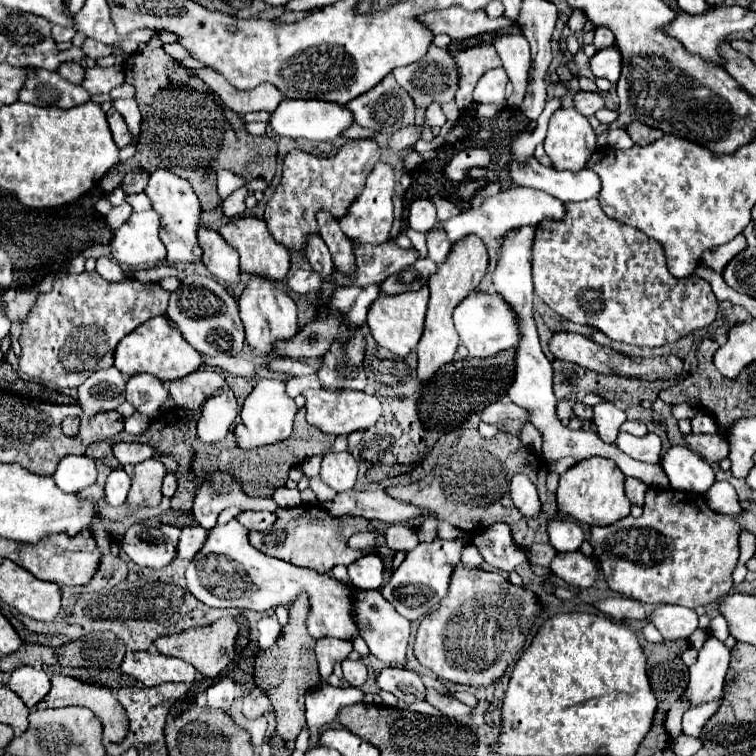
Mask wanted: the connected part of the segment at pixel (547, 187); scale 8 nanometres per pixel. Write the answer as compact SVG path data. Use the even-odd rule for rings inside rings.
M531 157L527 163L511 161L509 177L515 187L533 187L541 189L559 201L585 201L599 195L601 181L595 173L589 169L567 173L557 171L553 167L543 167L535 157Z

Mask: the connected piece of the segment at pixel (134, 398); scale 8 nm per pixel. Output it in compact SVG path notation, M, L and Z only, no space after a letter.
M137 373L129 377L125 397L137 411L155 417L159 413L159 407L167 401L167 387L153 375Z

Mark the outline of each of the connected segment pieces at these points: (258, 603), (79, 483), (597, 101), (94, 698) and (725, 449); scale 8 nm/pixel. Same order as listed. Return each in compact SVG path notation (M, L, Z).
M229 521L227 525L217 525L209 531L205 545L197 551L187 567L187 589L209 607L241 607L253 611L271 611L273 597L295 597L299 591L309 593L309 615L307 631L311 637L339 637L353 639L357 629L351 613L351 581L337 581L323 573L311 569L299 569L281 559L269 557L249 545L247 529Z
M69 455L59 461L57 471L53 473L53 479L63 491L77 493L97 479L95 461L85 455L81 455L81 457Z
M579 91L575 95L575 109L585 115L591 117L595 115L599 109L605 109L605 99L601 93L587 93L587 91Z
M53 675L51 677L51 691L47 693L47 697L37 705L37 709L53 709L53 707L67 707L67 705L83 705L87 709L91 709L97 719L103 723L103 739L105 741L113 741L113 743L119 743L125 739L127 735L127 727L129 727L129 721L127 721L127 713L125 709L119 705L119 701L113 697L111 689L107 687L99 687L99 685L87 685L87 683L81 683L73 677L65 677L65 675Z
M689 433L689 435L683 435L683 439L685 439L685 443L687 443L687 447L691 451L701 455L709 463L721 461L721 459L725 459L729 455L729 445L727 445L725 437L721 437L719 433L715 433L715 435Z

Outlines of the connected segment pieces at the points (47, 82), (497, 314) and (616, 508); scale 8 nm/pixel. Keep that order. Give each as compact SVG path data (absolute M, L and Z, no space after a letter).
M35 69L27 75L27 81L19 93L19 101L39 107L55 105L69 109L89 101L89 93L81 85L69 85L69 81L65 81L57 71Z
M483 291L469 293L457 305L453 319L461 343L467 347L471 357L493 357L501 351L517 347L517 341L521 339L521 329L517 327L517 315L513 315L513 309L509 309L509 305L505 305L505 301L501 301L501 295L497 293L483 293Z
M605 457L583 459L567 469L559 479L557 509L587 525L609 525L629 515L631 501L625 497L625 475L621 469Z

